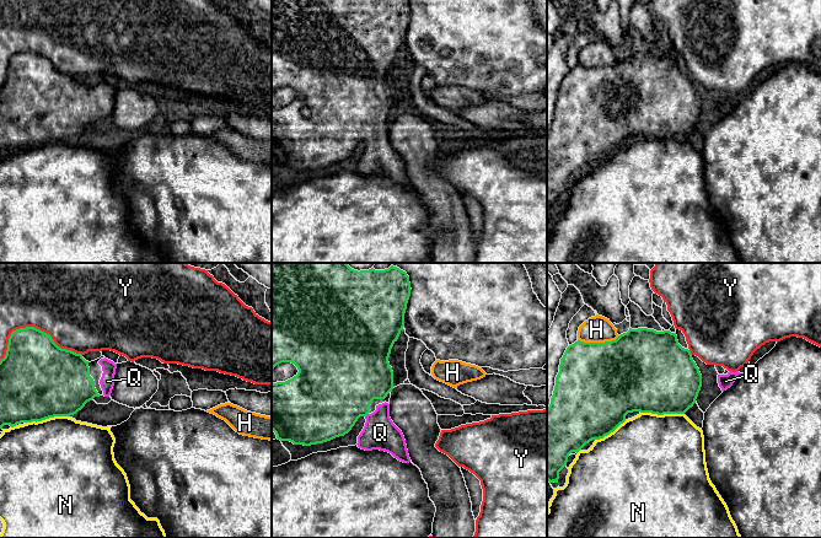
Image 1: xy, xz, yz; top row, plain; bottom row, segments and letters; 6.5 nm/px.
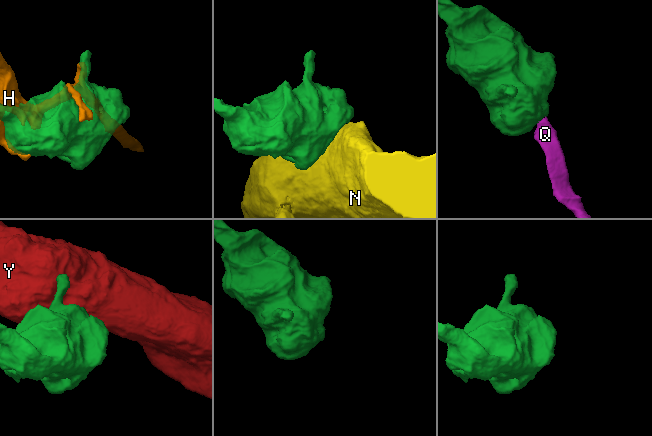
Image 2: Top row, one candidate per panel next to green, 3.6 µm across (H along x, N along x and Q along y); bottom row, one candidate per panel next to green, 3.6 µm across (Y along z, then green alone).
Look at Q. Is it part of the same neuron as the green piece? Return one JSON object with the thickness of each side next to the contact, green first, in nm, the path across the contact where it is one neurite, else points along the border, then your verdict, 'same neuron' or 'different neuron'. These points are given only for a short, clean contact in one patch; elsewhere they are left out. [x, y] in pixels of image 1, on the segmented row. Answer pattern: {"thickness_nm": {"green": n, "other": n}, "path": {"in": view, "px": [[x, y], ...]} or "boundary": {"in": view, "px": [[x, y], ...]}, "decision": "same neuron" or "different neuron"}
{"thickness_nm": {"green": 460, "other": 220}, "path": {"in": "xz", "px": [[338, 388], [366, 414], [379, 426], [380, 432]]}, "decision": "same neuron"}

